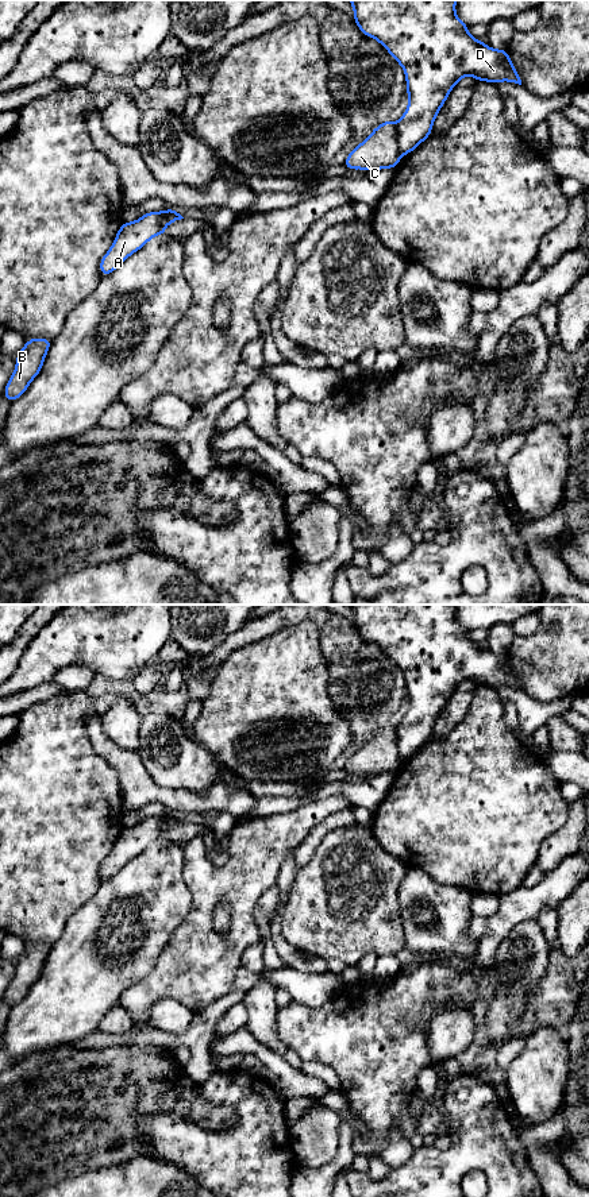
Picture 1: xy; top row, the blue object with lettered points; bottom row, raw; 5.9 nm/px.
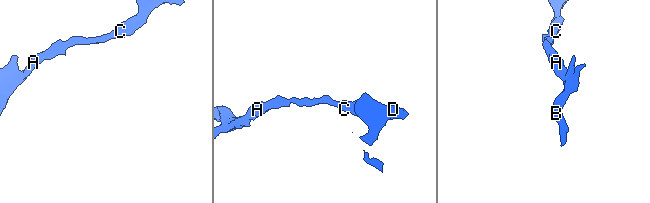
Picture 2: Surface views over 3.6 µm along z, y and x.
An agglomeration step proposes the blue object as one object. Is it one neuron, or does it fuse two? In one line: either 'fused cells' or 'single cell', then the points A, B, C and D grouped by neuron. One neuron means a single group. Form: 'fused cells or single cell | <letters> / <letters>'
fused cells | A B C / D

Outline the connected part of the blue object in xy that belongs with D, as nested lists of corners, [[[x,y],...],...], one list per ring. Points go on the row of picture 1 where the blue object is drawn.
[[[349,0],[361,31],[377,39],[404,67],[409,104],[397,123],[400,152],[407,155],[431,135],[434,120],[454,85],[465,76],[477,81],[521,80],[507,50],[489,49],[467,34],[470,26],[455,15],[457,0]]]

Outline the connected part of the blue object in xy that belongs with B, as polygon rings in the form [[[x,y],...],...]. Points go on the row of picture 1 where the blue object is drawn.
[[[39,337],[26,341],[26,345],[16,356],[15,371],[4,390],[4,397],[11,402],[19,398],[39,374],[50,344],[50,339]]]

